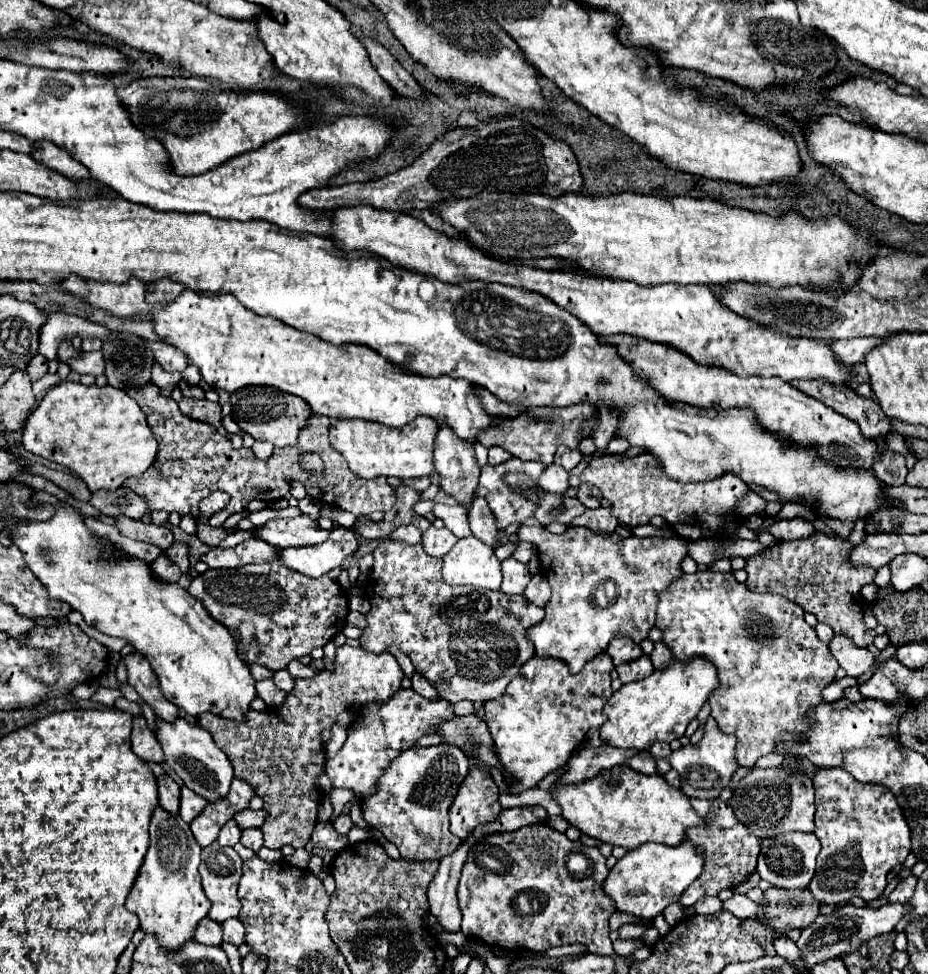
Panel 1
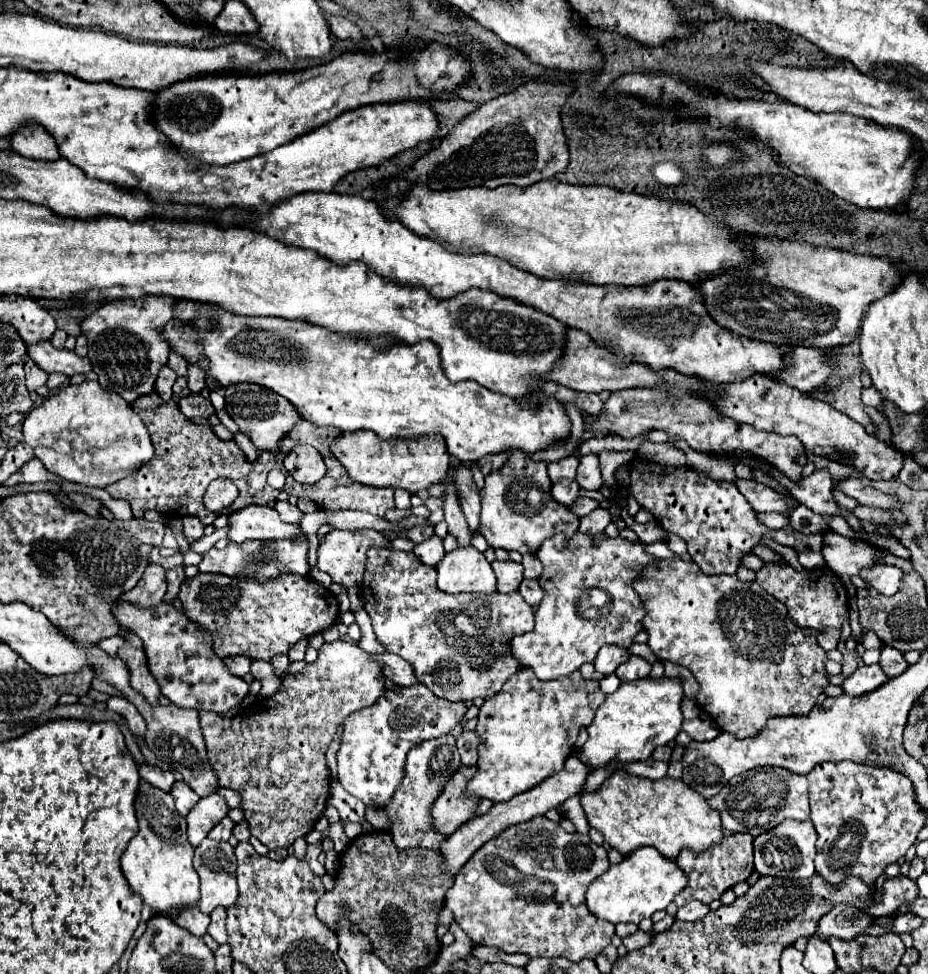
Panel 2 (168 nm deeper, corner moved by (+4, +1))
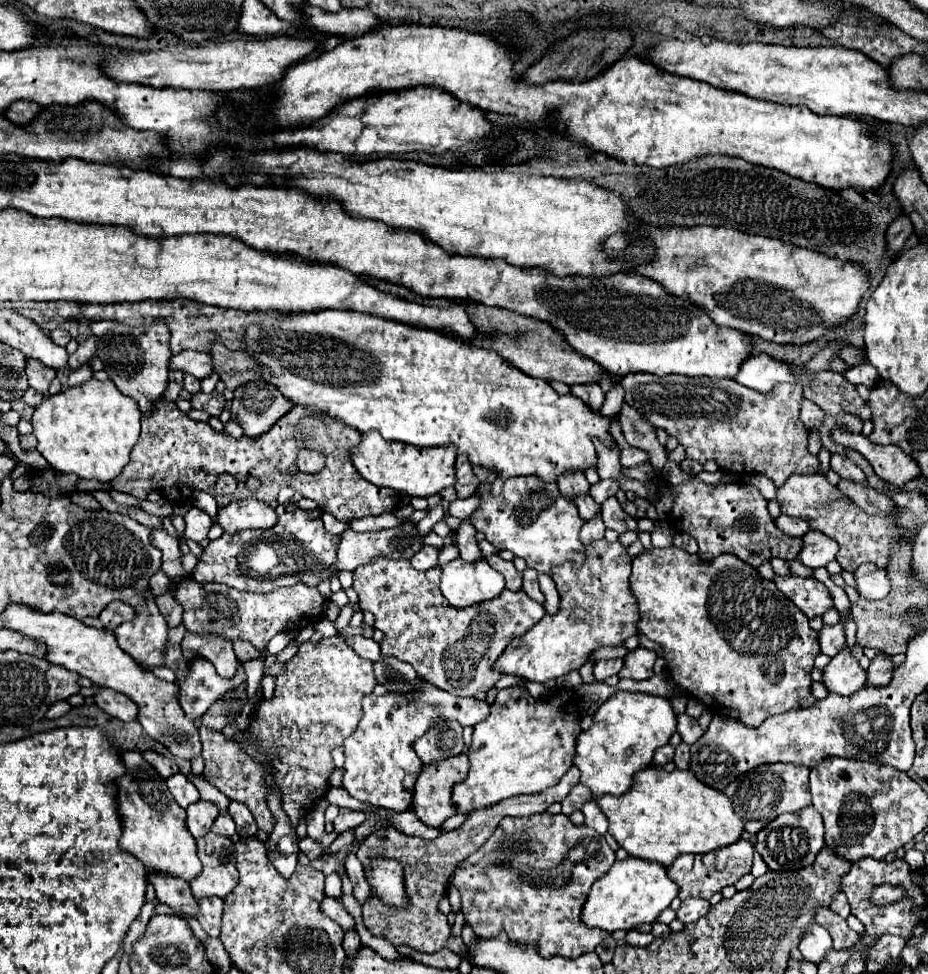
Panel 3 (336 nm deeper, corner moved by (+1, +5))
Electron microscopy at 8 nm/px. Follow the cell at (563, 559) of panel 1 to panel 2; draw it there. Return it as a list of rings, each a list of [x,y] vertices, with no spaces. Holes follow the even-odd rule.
[[[577,531],[567,547],[563,547],[563,535],[545,539],[537,557],[543,563],[539,585],[545,591],[545,597],[535,609],[535,629],[511,639],[511,655],[519,659],[521,667],[533,669],[535,677],[541,681],[553,681],[561,675],[571,675],[583,663],[593,663],[603,645],[629,647],[633,643],[633,637],[643,629],[641,621],[645,617],[633,581],[653,559],[645,553],[641,541],[631,543],[623,537],[611,539],[605,533],[591,537]],[[589,589],[603,589],[609,595],[607,607],[581,609],[581,597]]]

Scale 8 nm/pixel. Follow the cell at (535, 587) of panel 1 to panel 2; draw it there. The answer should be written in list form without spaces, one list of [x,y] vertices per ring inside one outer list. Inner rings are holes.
[[[525,579],[523,583],[521,583],[521,587],[519,587],[519,593],[523,595],[523,599],[531,605],[531,607],[537,607],[539,603],[541,603],[541,599],[543,599],[543,589],[539,587],[539,583],[533,579],[533,581],[529,581],[529,579]]]

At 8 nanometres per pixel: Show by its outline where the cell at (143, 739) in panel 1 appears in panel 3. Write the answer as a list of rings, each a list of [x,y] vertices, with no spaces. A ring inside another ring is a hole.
[[[100,689],[96,695],[96,705],[104,709],[108,715],[118,717],[122,721],[136,721],[138,719],[138,705],[130,701],[130,697],[114,691],[114,689]]]

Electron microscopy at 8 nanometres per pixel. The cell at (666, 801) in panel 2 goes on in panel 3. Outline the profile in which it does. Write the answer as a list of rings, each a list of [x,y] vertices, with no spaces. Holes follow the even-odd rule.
[[[646,767],[646,771],[638,771],[634,775],[632,787],[616,797],[616,795],[602,795],[596,799],[602,813],[608,817],[608,833],[618,841],[620,847],[628,851],[632,857],[642,857],[646,861],[656,861],[664,867],[668,867],[678,855],[684,853],[710,853],[718,847],[730,845],[740,839],[742,835],[742,819],[734,813],[732,803],[722,795],[722,791],[710,789],[704,783],[700,783],[692,771],[672,771],[666,773],[662,769]]]

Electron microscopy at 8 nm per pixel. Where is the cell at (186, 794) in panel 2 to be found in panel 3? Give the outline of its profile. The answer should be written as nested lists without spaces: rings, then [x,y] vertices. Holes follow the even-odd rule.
[[[176,773],[176,775],[168,777],[168,779],[166,779],[166,785],[168,785],[172,797],[176,799],[176,803],[178,803],[180,807],[184,807],[184,809],[186,809],[188,805],[200,801],[198,789],[194,787],[194,783],[192,783],[184,773]]]

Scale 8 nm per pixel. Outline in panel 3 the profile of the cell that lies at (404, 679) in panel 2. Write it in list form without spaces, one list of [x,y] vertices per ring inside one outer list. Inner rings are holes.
[[[344,635],[342,637],[346,639],[346,643],[358,653],[362,655],[362,659],[368,659],[368,661],[378,661],[382,659],[382,653],[380,653],[380,645],[374,641],[374,639],[366,639],[362,635]]]

